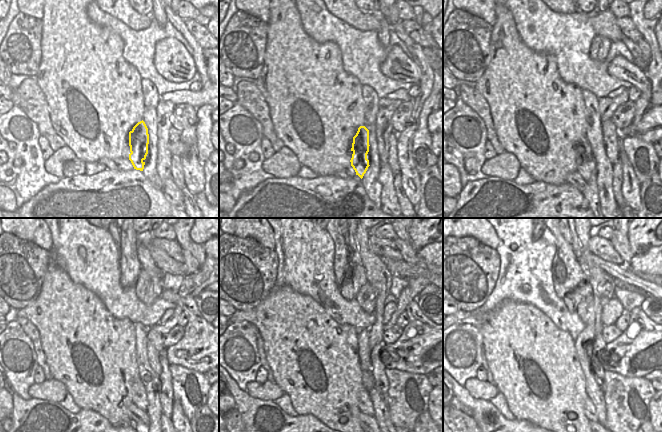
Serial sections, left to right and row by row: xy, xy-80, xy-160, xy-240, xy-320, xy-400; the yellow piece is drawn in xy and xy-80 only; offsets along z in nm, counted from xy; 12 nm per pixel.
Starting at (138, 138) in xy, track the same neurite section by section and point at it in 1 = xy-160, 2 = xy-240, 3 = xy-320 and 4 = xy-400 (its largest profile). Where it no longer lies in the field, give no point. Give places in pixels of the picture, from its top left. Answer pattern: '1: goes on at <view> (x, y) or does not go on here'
1: goes on at xy-160 (586, 166)
2: goes on at xy-240 (139, 398)
3: goes on at xy-320 (365, 405)
4: goes on at xy-400 (590, 412)

